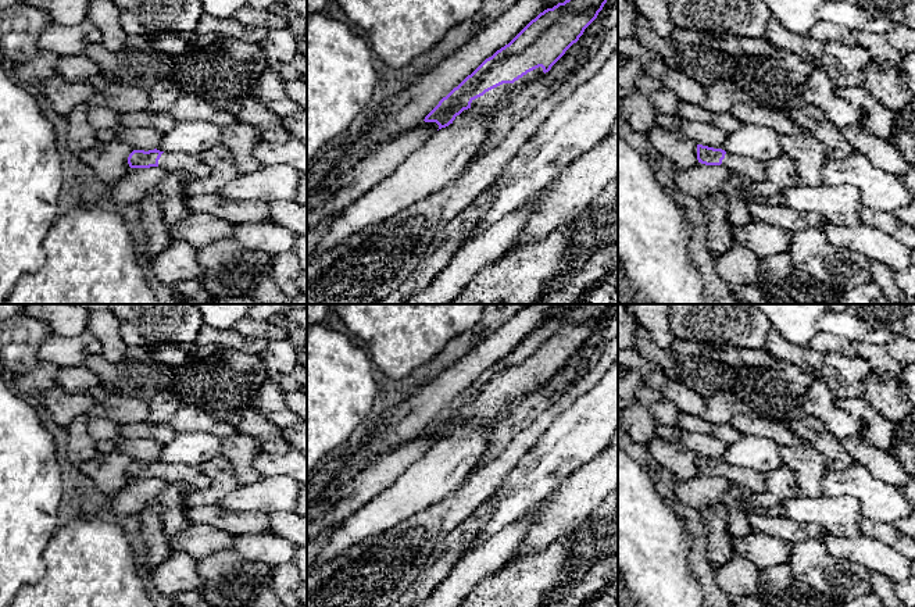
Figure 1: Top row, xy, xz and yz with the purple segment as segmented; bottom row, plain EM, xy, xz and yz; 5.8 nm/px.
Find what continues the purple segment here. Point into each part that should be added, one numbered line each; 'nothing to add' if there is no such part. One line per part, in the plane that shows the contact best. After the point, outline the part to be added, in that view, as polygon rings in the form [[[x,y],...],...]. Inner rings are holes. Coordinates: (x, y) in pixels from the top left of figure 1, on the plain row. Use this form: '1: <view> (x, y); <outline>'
1: xz (483, 416); [[[539,378],[514,394],[503,394],[489,403],[486,403],[483,407],[472,411],[471,418],[468,421],[476,424],[476,425],[487,425],[490,424],[510,403],[521,403],[525,397],[535,393],[537,389],[543,386],[543,379]]]

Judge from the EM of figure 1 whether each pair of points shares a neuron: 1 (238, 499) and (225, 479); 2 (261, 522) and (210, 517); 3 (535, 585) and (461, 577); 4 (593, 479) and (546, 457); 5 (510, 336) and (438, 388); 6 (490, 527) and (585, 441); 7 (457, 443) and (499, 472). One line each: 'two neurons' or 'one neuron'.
1: two neurons
2: one neuron
3: two neurons
4: two neurons
5: one neuron
6: one neuron
7: two neurons

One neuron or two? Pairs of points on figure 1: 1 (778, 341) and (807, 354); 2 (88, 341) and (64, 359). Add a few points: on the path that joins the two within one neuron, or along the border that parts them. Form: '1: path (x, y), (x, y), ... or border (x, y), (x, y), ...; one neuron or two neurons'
1: path (785, 347), (792, 353), (800, 354); one neuron
2: path (82, 346), (70, 353); one neuron

